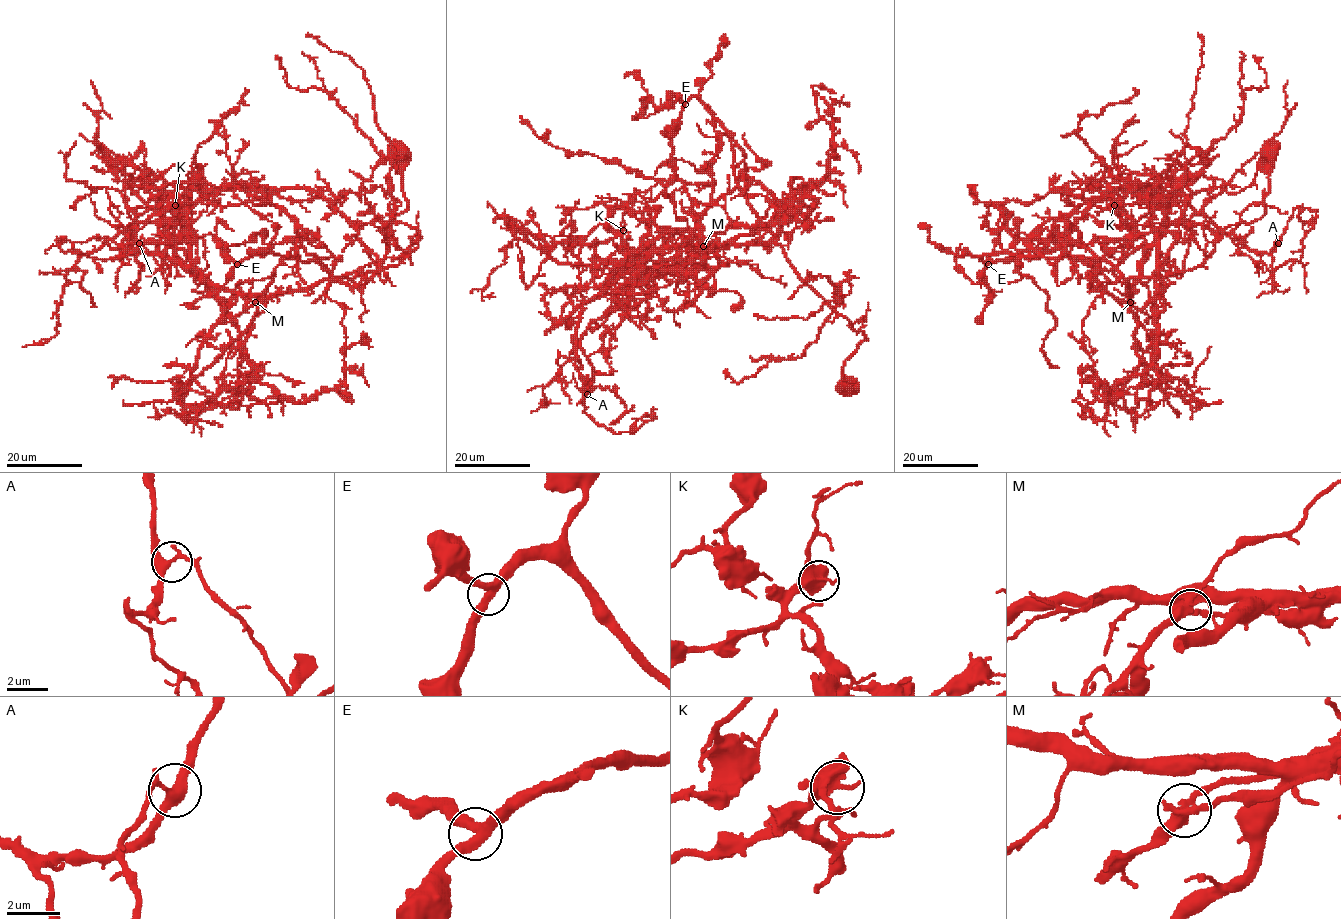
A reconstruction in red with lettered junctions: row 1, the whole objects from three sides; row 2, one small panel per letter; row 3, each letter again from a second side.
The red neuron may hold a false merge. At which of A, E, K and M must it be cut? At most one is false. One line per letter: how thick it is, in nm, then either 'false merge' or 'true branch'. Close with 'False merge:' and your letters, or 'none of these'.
A: 340 nm thick; true branch
E: 340 nm thick; true branch
K: 500 nm thick; true branch
M: 360 nm thick; false merge
False merge: M

